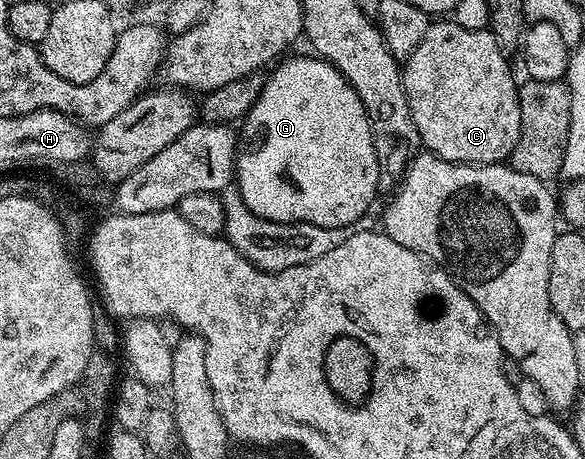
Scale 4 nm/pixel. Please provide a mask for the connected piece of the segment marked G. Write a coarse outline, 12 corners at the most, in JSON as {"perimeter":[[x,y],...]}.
{"perimeter":[[286,56],[243,118],[265,220],[347,227],[381,172],[351,83]]}

